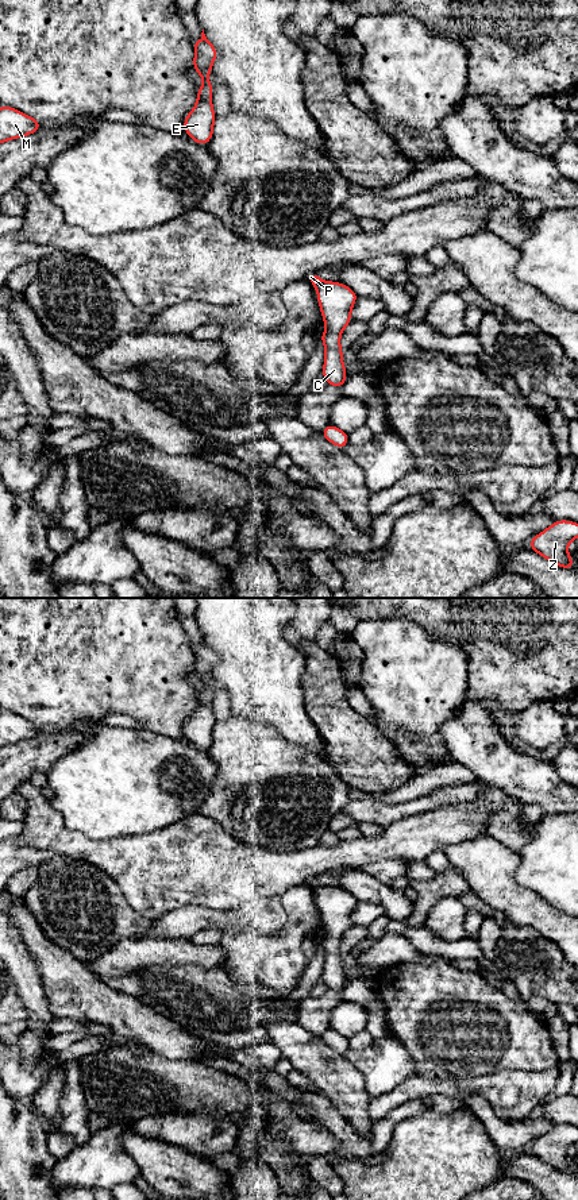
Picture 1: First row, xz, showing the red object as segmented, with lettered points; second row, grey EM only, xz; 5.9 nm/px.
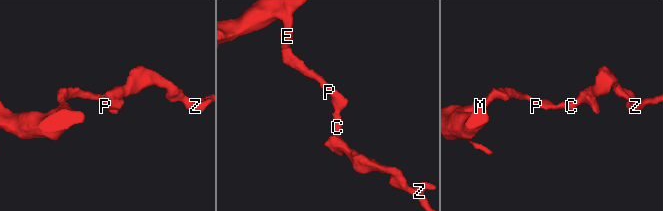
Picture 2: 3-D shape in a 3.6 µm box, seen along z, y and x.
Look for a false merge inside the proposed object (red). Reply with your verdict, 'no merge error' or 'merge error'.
no merge error

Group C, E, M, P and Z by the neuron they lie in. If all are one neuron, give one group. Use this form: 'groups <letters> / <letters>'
groups C E M P Z

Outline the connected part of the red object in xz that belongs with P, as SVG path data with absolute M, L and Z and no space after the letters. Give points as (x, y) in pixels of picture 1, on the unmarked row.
M317 876L309 877L307 884L316 892L317 907L327 933L319 941L325 952L321 981L328 989L340 993L348 981L343 969L340 939L352 925L351 914L359 900L342 887L321 885Z

